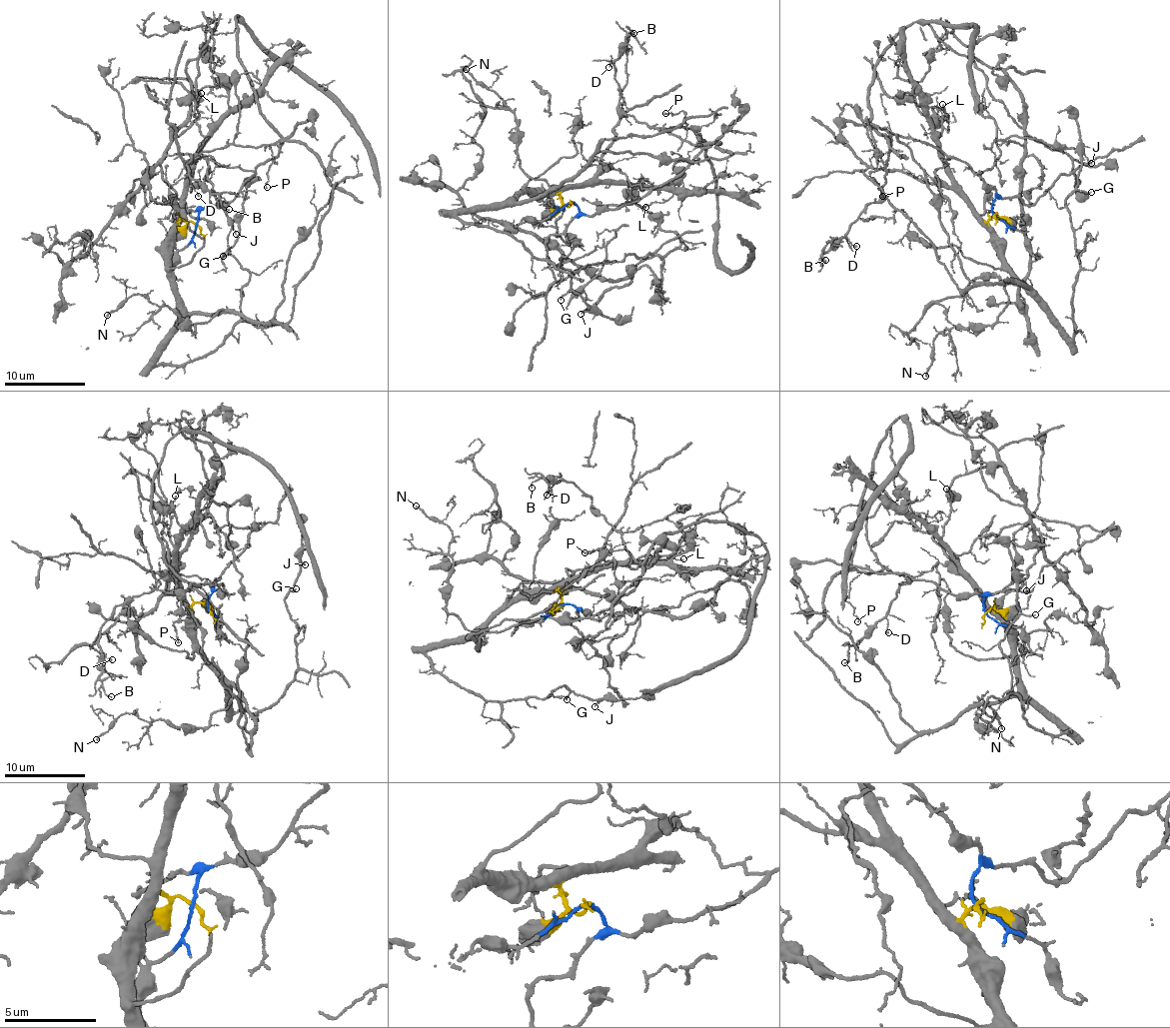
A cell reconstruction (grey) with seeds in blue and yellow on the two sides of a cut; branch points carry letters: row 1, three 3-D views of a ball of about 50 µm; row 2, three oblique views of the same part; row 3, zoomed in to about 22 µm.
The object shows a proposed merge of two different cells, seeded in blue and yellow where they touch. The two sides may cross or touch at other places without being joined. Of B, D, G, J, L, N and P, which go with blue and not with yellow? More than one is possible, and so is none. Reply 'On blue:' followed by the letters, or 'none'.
On blue: B, D, P

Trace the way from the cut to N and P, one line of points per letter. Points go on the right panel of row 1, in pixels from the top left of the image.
N: (994, 215), (989, 221), (1004, 268), (1031, 289), (1007, 284), (1009, 298), (995, 323), (936, 335), (925, 376)
P: (994, 215), (996, 192), (962, 161), (893, 134), (870, 177), (882, 196)

